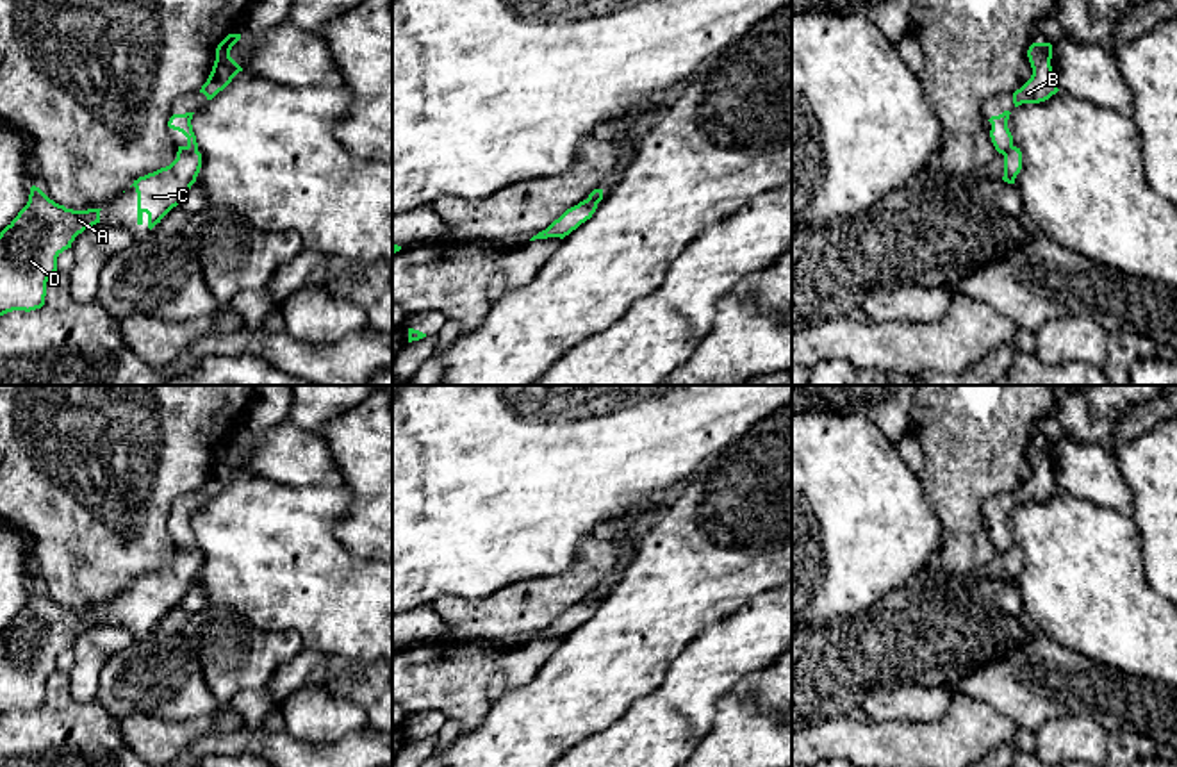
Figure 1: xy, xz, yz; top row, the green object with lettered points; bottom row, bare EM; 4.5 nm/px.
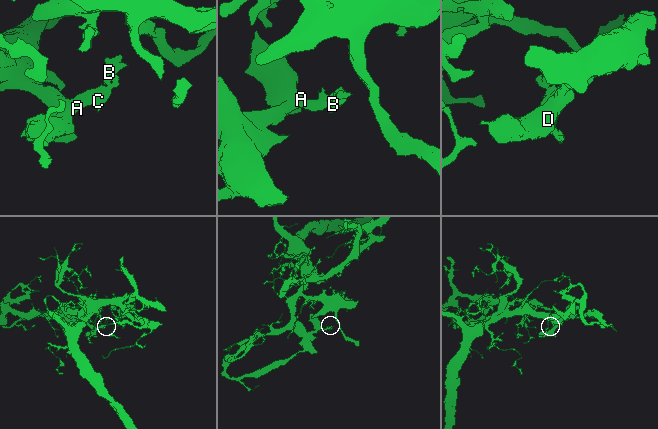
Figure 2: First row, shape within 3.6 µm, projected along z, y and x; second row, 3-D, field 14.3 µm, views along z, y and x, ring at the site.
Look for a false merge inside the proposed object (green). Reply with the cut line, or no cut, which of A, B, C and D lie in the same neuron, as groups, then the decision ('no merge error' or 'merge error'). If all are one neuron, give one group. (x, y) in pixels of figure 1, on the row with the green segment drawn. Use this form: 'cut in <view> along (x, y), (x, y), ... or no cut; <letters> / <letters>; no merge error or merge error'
cut in xy along (186, 147), (197, 150); A C D / B; merge error

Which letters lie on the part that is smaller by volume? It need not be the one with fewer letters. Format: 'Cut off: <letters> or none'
Cut off: B

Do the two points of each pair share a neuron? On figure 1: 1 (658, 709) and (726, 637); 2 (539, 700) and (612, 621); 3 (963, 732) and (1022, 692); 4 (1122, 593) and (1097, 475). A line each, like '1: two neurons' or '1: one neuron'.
1: one neuron
2: one neuron
3: two neurons
4: two neurons

